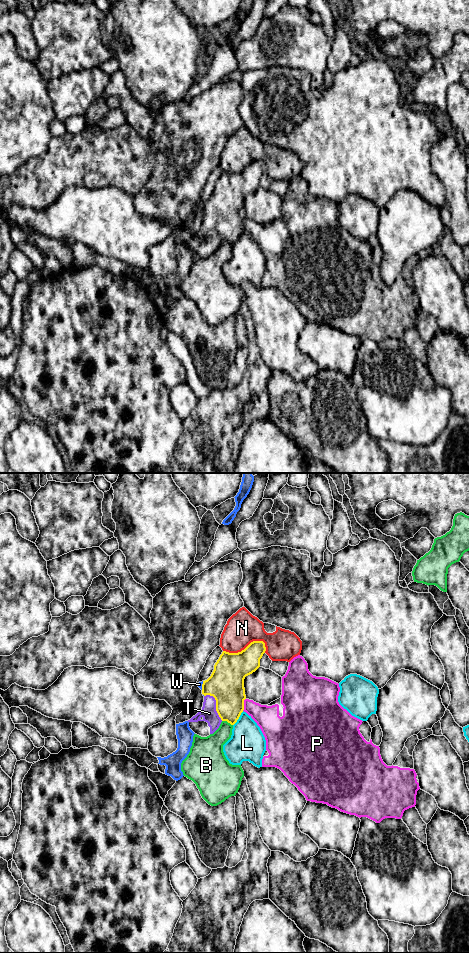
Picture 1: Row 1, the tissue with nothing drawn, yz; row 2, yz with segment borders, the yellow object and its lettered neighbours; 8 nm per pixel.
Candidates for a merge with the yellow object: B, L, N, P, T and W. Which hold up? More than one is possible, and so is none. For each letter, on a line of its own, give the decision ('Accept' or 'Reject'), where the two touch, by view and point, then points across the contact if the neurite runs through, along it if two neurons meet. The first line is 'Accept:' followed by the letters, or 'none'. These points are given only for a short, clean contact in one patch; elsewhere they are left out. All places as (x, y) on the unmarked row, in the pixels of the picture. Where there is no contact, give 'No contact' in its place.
Accept: T
B: Reject. Touches yellow at yz (227, 241)
L: Reject. Touches yellow at yz (238, 238)
N: Reject. Touches yellow at yz (246, 167)
P: Reject. Touches yellow at yz (243, 224)
T: Accept. Touches yellow at yz (216, 224). Path across: yz (226, 204), (224, 216), (216, 224), (209, 233)
W: Reject. Touches yellow at yz (202, 205)

